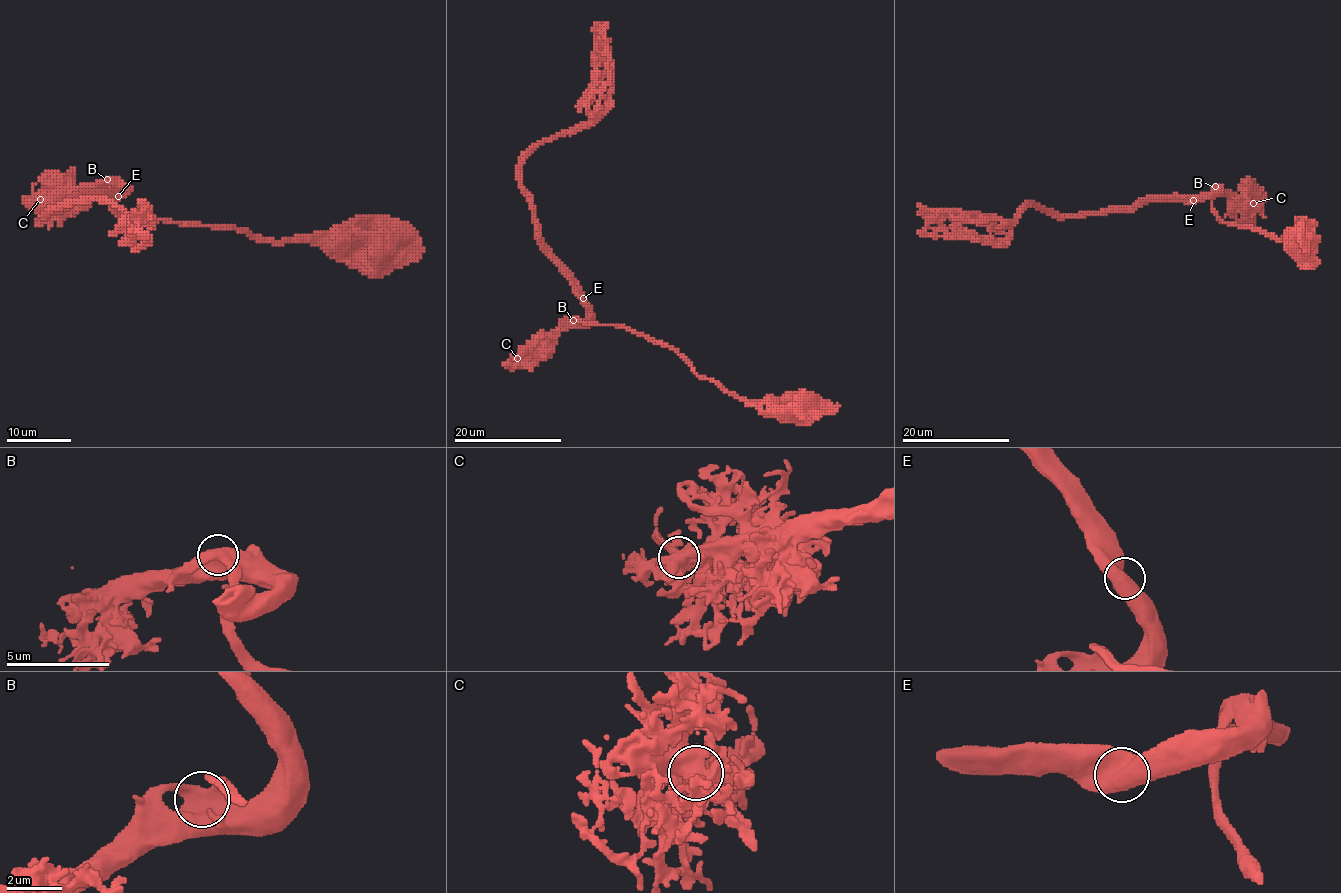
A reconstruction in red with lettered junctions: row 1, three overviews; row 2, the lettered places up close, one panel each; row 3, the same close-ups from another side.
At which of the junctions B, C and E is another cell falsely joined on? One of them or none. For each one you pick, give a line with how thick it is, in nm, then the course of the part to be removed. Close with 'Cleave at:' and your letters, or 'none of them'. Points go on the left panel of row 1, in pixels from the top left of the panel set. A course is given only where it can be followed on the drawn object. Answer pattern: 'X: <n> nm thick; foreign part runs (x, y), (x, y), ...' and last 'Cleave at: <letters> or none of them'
Cleave at: none of them

